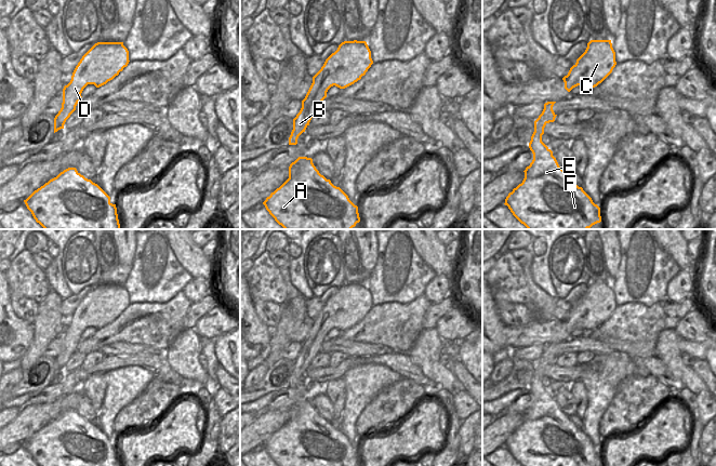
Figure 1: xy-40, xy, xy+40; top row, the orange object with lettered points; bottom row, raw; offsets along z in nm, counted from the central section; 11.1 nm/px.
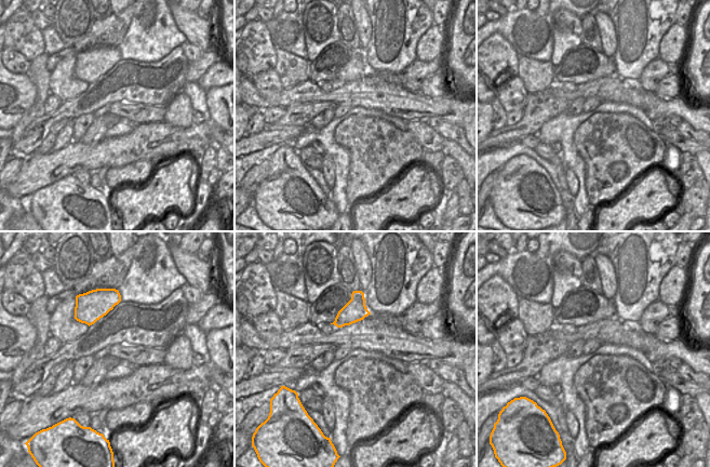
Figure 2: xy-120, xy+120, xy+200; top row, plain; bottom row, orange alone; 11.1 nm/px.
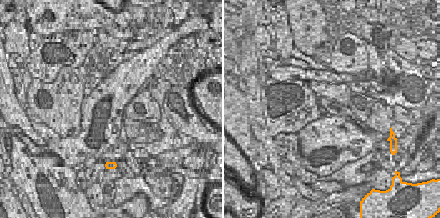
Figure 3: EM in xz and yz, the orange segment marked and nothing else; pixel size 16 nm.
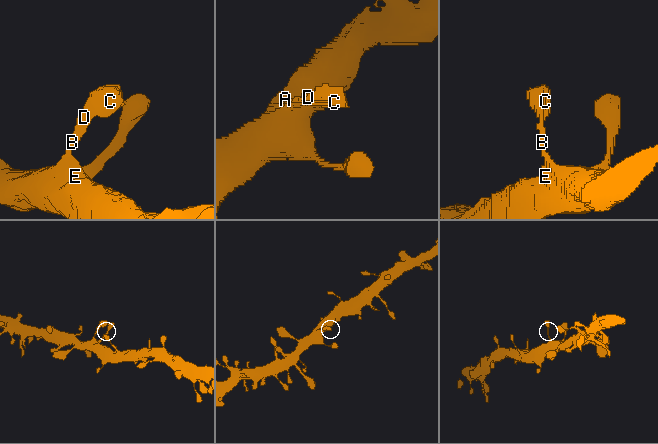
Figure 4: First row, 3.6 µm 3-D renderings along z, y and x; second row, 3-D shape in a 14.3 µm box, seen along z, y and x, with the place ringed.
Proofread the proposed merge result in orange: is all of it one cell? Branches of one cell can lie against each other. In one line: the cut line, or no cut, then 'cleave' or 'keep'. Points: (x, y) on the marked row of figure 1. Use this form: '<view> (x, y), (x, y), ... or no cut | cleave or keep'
no cut | keep

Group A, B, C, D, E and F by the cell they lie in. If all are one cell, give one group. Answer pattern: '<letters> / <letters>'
A B C D E F

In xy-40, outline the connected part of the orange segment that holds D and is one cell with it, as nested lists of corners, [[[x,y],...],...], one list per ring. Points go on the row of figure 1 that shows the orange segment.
[[[97,42],[80,59],[76,66],[70,82],[63,89],[62,108],[54,118],[54,133],[64,129],[66,120],[76,110],[81,93],[88,84],[100,88],[112,80],[129,64],[129,51],[123,42]]]

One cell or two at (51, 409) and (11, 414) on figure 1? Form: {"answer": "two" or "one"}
{"answer": "two"}

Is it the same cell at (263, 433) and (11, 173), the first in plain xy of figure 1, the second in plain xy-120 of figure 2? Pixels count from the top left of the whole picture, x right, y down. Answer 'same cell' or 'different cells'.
different cells

